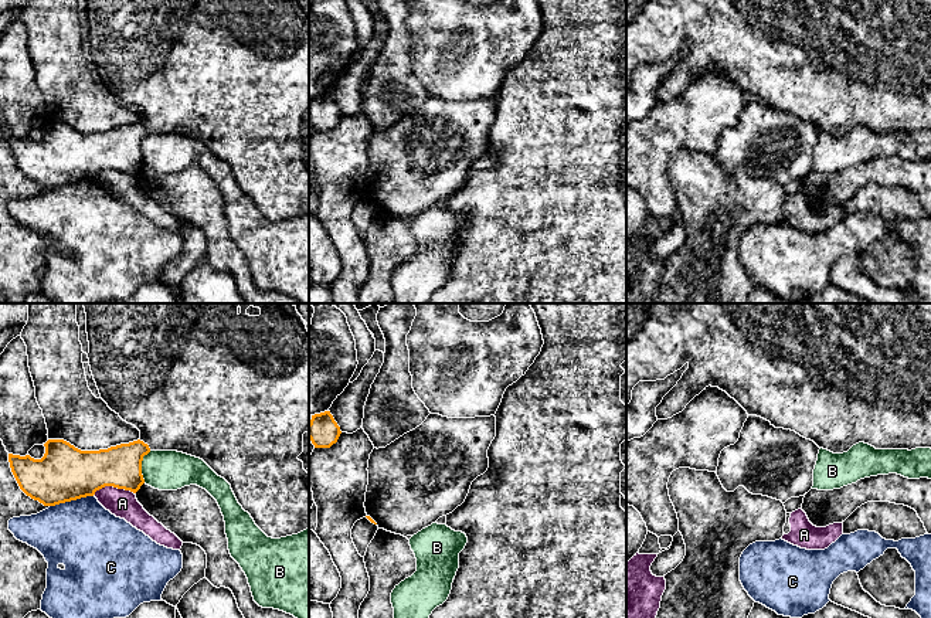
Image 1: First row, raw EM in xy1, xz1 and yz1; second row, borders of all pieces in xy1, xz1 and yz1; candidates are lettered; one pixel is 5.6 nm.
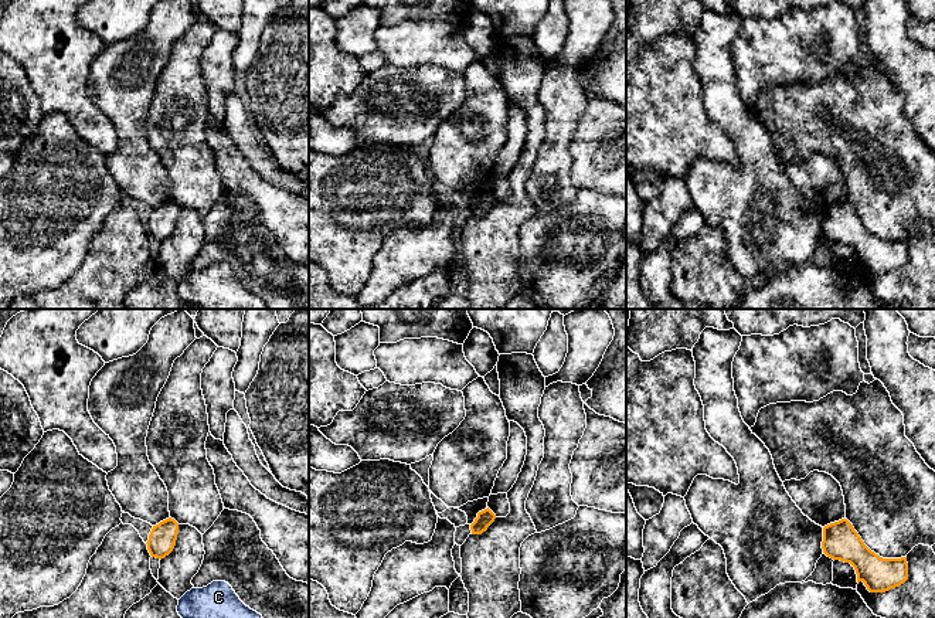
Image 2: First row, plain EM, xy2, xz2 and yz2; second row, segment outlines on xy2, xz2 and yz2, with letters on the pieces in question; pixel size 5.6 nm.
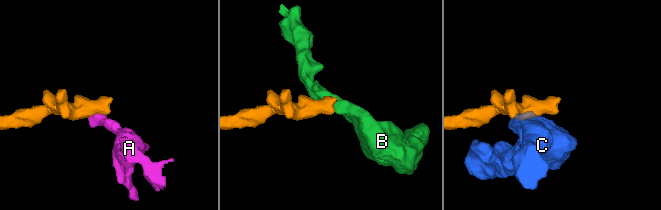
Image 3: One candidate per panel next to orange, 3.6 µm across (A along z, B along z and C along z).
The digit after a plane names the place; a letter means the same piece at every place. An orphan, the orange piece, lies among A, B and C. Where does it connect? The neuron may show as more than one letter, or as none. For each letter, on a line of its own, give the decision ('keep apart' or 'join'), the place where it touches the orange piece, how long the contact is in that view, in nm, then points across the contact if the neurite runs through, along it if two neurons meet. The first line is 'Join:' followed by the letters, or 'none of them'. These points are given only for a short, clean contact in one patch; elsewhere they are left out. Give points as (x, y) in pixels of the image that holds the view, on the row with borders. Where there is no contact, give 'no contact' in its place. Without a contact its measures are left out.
Join: none of them
A: keep apart; contact xy1 (112, 485); length 240 nm; border xy1 (133, 493), (125, 489), (102, 486), (92, 495)
B: keep apart; contact xy1 (140, 467); length 190 nm; border xy1 (150, 451), (142, 461), (143, 482)
C: keep apart; contact xy1 (71, 499); length 260 nm

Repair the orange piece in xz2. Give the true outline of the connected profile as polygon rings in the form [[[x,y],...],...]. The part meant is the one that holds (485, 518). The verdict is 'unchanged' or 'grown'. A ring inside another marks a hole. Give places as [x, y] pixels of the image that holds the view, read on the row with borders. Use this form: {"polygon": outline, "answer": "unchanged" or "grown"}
{"polygon": [[[487,507],[477,513],[477,517],[470,524],[472,534],[482,534],[494,522],[496,515]]], "answer": "unchanged"}

